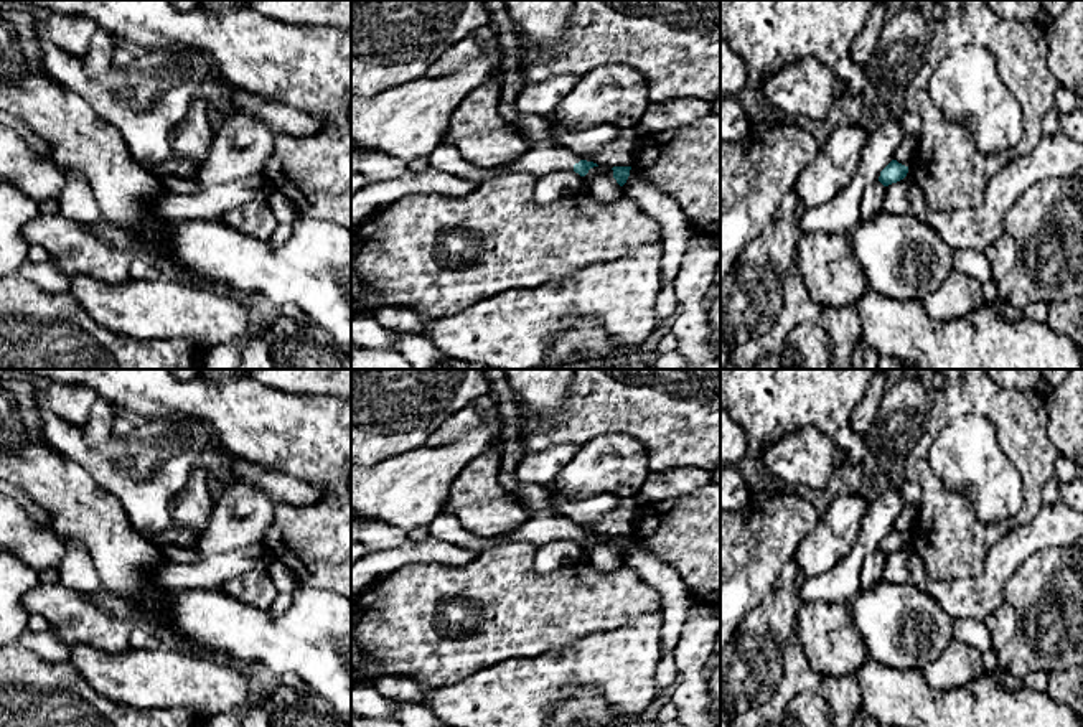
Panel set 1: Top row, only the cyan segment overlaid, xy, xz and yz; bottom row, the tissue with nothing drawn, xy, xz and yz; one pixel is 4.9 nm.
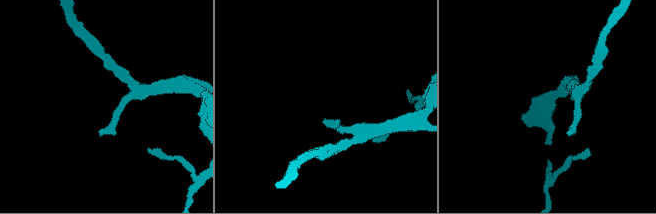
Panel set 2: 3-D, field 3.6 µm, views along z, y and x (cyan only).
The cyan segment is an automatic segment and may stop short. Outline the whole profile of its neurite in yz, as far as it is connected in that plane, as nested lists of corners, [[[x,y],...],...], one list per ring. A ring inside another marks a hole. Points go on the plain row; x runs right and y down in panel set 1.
[[[892,529],[882,541],[879,546],[879,551],[884,556],[888,556],[892,552],[897,552],[900,549],[903,549],[908,542],[908,536],[898,532],[897,529]]]

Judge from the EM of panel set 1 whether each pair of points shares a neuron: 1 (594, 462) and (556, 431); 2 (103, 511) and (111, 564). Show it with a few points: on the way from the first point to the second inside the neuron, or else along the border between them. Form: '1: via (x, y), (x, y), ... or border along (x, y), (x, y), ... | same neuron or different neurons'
1: border along (615, 432), (595, 436), (579, 447) | different neurons
2: via (103, 525), (111, 541), (111, 551) | same neuron

